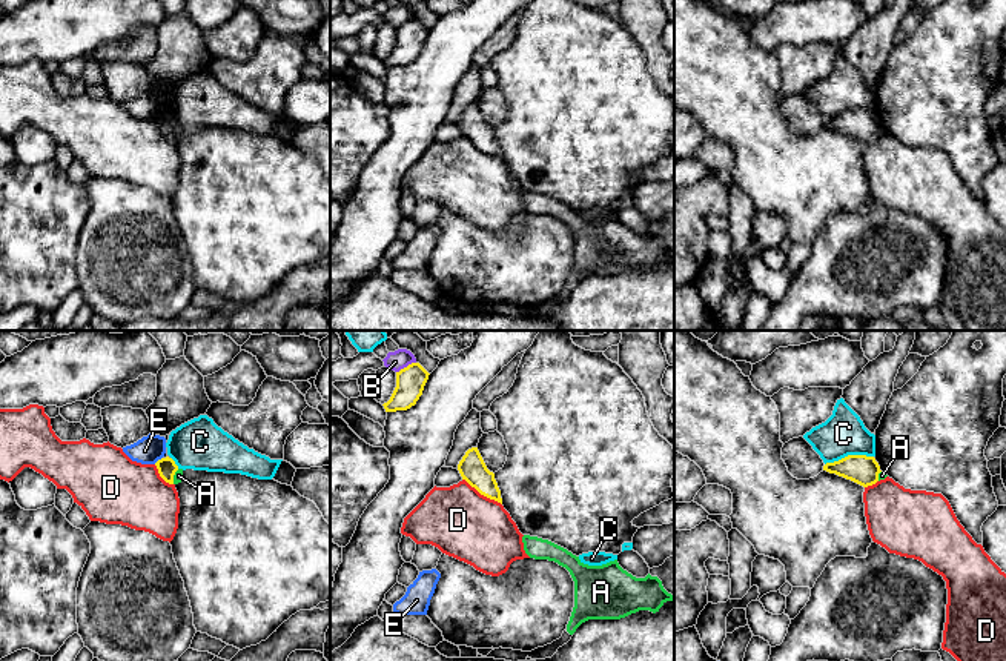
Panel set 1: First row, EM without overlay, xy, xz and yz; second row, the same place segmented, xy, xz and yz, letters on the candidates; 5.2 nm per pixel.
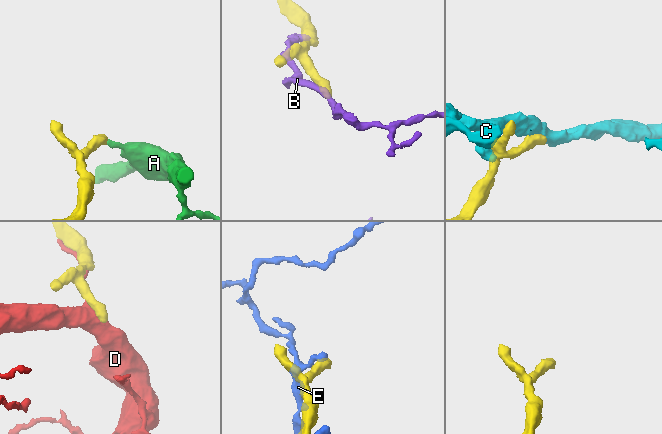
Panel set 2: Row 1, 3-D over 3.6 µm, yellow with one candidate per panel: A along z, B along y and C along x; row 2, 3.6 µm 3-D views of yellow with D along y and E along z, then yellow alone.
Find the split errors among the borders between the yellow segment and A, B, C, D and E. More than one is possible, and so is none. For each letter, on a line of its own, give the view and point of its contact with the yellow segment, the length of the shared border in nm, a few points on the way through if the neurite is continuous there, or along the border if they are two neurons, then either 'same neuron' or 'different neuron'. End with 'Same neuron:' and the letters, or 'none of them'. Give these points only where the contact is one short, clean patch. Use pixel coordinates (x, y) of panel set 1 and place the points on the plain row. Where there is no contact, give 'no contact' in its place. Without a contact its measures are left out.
A: xy (172, 132) | 90 nm | along xy (178, 125), (172, 139) | different neuron
B: xz (407, 22) | 120 nm | different neuron
C: yz (848, 111) | 260 nm | along yz (873, 111), (845, 111), (825, 120) | different neuron
D: xz (483, 149) | 240 nm | different neuron
E: xy (158, 116) | 60 nm | along xy (162, 112), (154, 119) | different neuron
Same neuron: none of them

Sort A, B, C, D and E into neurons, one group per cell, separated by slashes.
A / B / C / D / E

